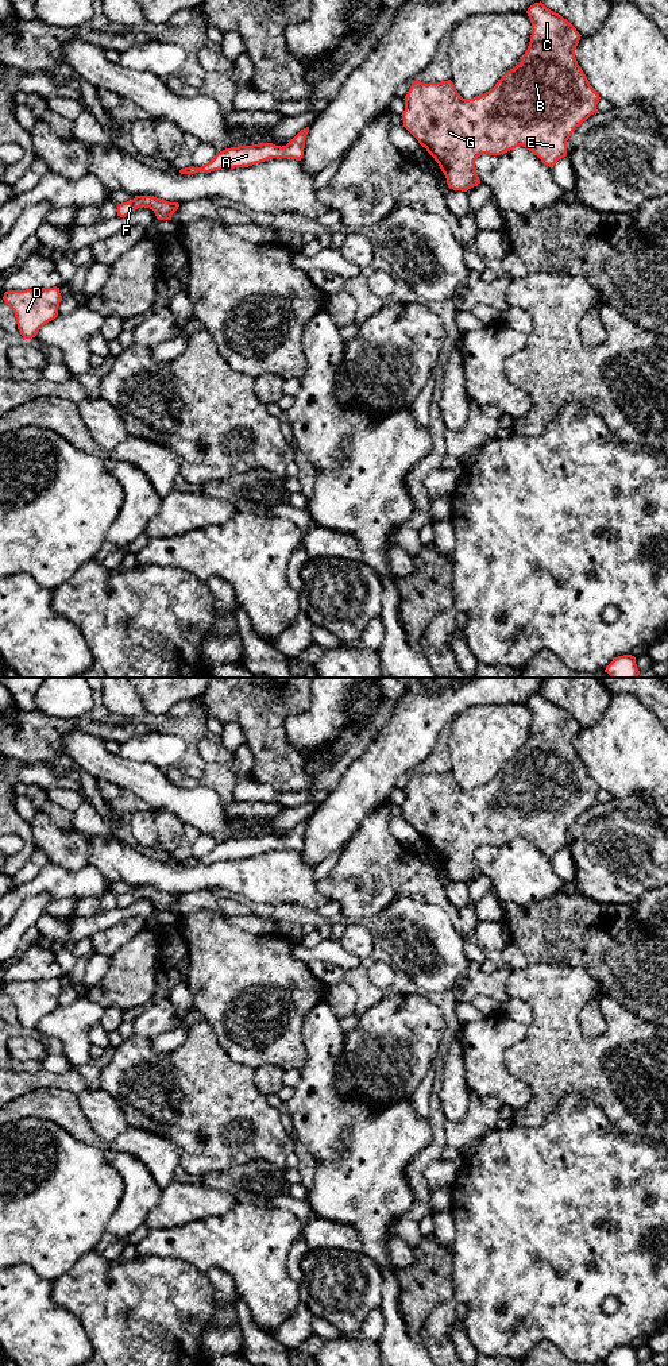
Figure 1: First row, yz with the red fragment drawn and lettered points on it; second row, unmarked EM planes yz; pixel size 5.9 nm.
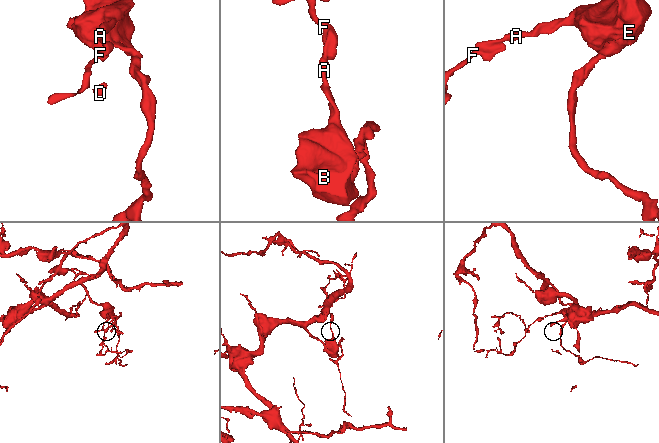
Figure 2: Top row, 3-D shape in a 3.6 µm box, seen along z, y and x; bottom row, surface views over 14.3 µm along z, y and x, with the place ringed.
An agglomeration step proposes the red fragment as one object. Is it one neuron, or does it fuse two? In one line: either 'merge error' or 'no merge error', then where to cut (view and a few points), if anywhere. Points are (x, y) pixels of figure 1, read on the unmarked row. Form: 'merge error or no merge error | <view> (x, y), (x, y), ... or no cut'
no merge error | no cut

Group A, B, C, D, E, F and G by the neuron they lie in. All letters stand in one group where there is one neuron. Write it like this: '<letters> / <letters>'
A B C D E F G

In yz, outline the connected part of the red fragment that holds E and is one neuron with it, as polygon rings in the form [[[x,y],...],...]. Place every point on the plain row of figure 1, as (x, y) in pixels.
[[[541,692],[530,696],[526,705],[532,713],[528,741],[521,753],[507,761],[491,782],[467,791],[457,784],[451,771],[429,775],[416,771],[403,790],[405,802],[401,806],[403,818],[439,854],[449,880],[467,883],[480,875],[475,852],[482,845],[501,846],[518,837],[528,840],[544,856],[552,858],[559,850],[567,848],[567,831],[575,819],[598,803],[596,795],[601,788],[575,749],[575,740],[582,726],[567,710],[547,699]]]

